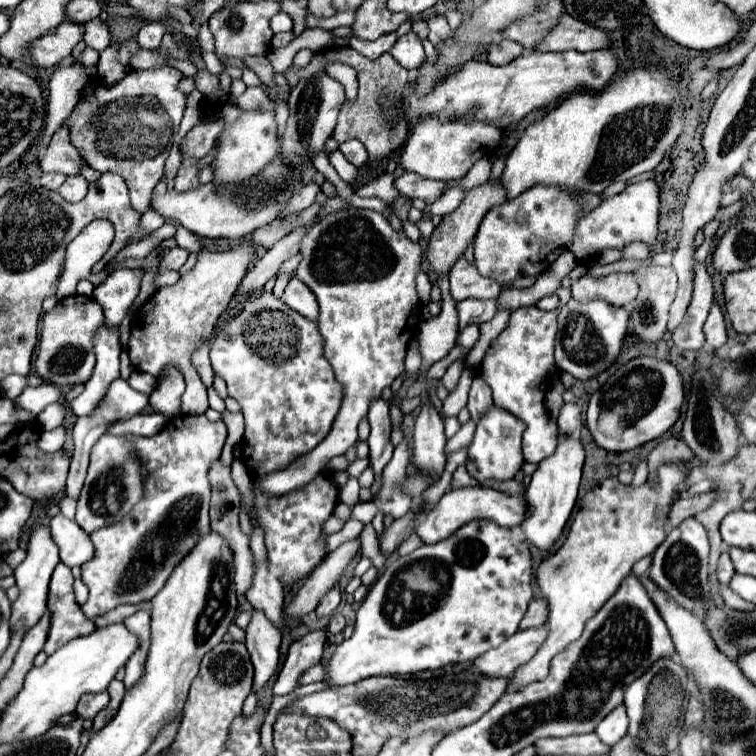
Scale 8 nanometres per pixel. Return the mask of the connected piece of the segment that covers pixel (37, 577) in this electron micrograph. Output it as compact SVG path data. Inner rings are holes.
M38 526L28 542L28 556L26 560L14 570L14 578L16 578L16 586L20 588L20 596L18 600L12 604L12 618L10 618L10 630L12 634L16 632L16 624L22 620L26 630L30 626L34 626L42 614L48 610L46 602L48 602L48 584L50 584L50 576L58 564L58 548L52 544L50 538L50 528L48 526Z

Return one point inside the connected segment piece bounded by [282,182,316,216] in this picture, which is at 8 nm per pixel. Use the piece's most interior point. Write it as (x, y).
(305, 197)

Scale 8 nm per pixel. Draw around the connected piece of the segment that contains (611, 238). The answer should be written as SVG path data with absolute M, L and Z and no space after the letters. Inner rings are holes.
M642 180L626 186L620 194L602 200L598 208L588 212L578 222L580 238L574 240L572 252L578 260L596 256L606 248L622 250L626 244L644 242L650 250L658 242L658 208L660 208L660 186L656 180Z

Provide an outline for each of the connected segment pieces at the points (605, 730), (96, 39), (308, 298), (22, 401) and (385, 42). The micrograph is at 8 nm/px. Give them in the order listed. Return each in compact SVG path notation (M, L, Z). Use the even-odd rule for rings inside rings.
M620 704L620 708L612 710L594 732L606 746L614 746L626 736L626 730L628 730L628 716L624 712L624 704Z
M100 18L90 20L88 24L84 24L84 42L86 42L86 46L94 48L96 52L102 52L112 42L108 26Z
M292 278L284 290L284 302L296 310L298 314L302 314L304 318L316 322L318 320L318 304L316 298L312 296L310 288L306 284L302 284L300 280Z
M42 384L42 386L36 386L36 388L26 388L20 396L18 396L18 404L32 412L34 416L38 416L48 404L52 402L62 402L66 396L66 392L62 390L62 386L56 386L56 384Z
M388 34L388 36L382 36L382 38L378 38L378 40L372 40L372 42L356 40L354 36L350 38L350 46L352 46L356 52L360 52L362 56L370 58L370 60L376 60L376 58L380 58L382 54L390 52L390 48L394 46L394 42L396 42L396 34Z

